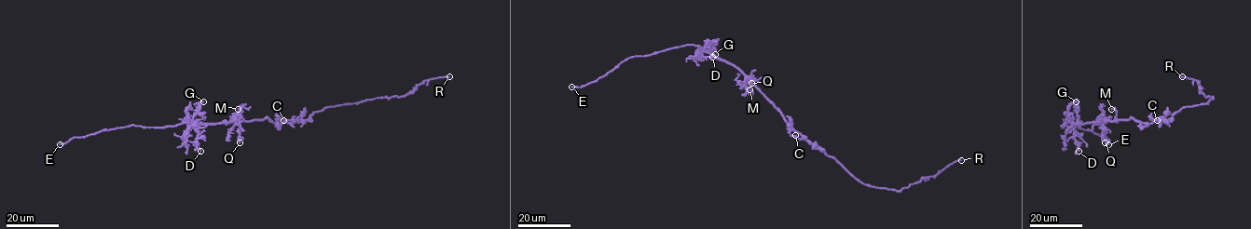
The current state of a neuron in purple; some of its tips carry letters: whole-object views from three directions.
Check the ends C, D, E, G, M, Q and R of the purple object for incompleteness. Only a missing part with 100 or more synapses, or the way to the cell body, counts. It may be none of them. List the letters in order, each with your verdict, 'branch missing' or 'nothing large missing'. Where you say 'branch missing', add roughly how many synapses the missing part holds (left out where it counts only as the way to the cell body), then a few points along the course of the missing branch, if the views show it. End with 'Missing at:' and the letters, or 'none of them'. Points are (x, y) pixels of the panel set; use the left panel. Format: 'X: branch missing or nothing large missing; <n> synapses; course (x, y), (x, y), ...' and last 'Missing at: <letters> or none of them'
C: nothing large missing
D: nothing large missing
E: branch missing; course (60, 144), (51, 142), (51, 136), (61, 137), (68, 145)
G: nothing large missing
M: nothing large missing
Q: nothing large missing
R: nothing large missing
Missing at: E

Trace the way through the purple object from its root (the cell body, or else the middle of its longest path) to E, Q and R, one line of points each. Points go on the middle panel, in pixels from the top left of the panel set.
E: (775, 106), (735, 67), (694, 45), (628, 58), (597, 80), (580, 87), (571, 87)
Q: (775, 106), (751, 80), (751, 83)
R: (775, 106), (796, 131), (832, 156), (860, 181), (872, 186), (900, 191), (921, 179), (935, 176), (961, 160)

